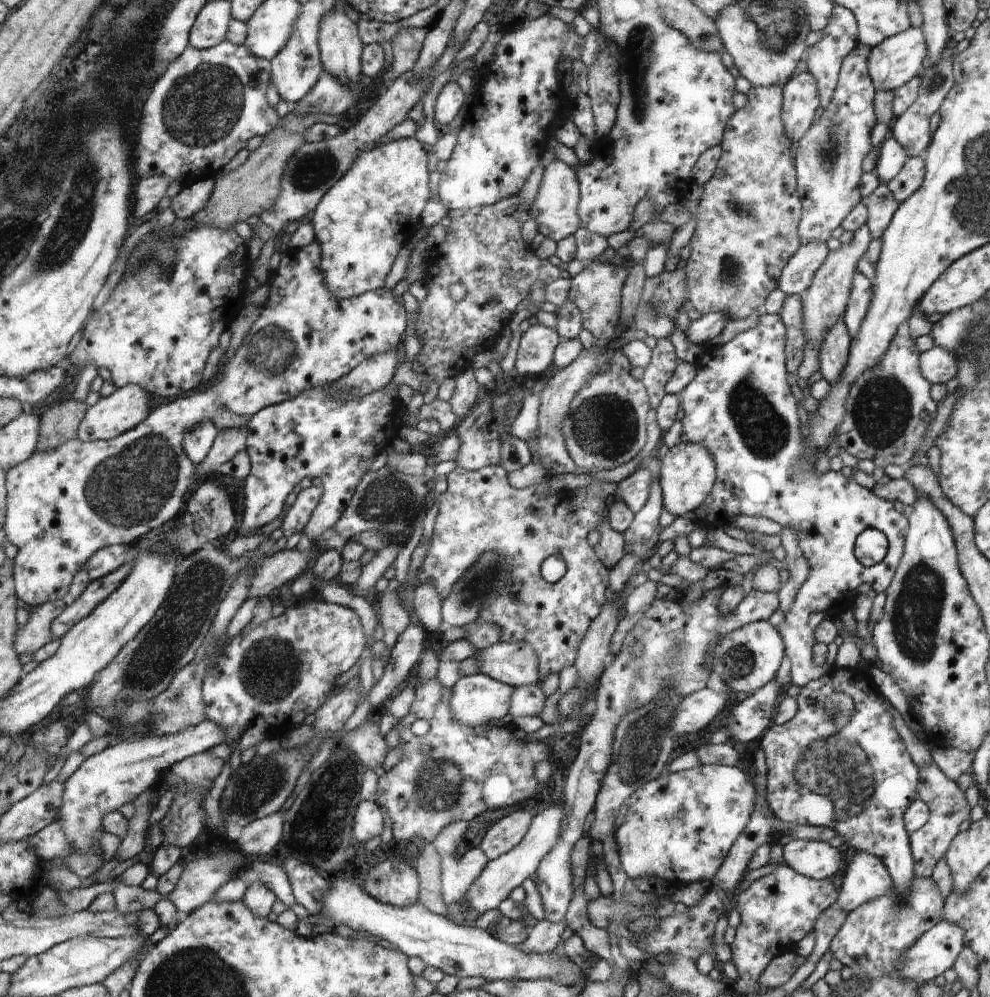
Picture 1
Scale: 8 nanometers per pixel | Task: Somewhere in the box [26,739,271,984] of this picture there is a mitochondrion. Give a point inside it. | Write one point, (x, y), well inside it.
(80, 833)

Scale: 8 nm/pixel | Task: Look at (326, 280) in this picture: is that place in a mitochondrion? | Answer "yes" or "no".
no

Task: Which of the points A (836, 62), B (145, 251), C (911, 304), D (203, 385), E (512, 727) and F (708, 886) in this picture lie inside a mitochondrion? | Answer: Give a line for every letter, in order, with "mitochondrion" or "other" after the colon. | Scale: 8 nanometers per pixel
A: other
B: mitochondrion
C: other
D: other
E: other
F: other

